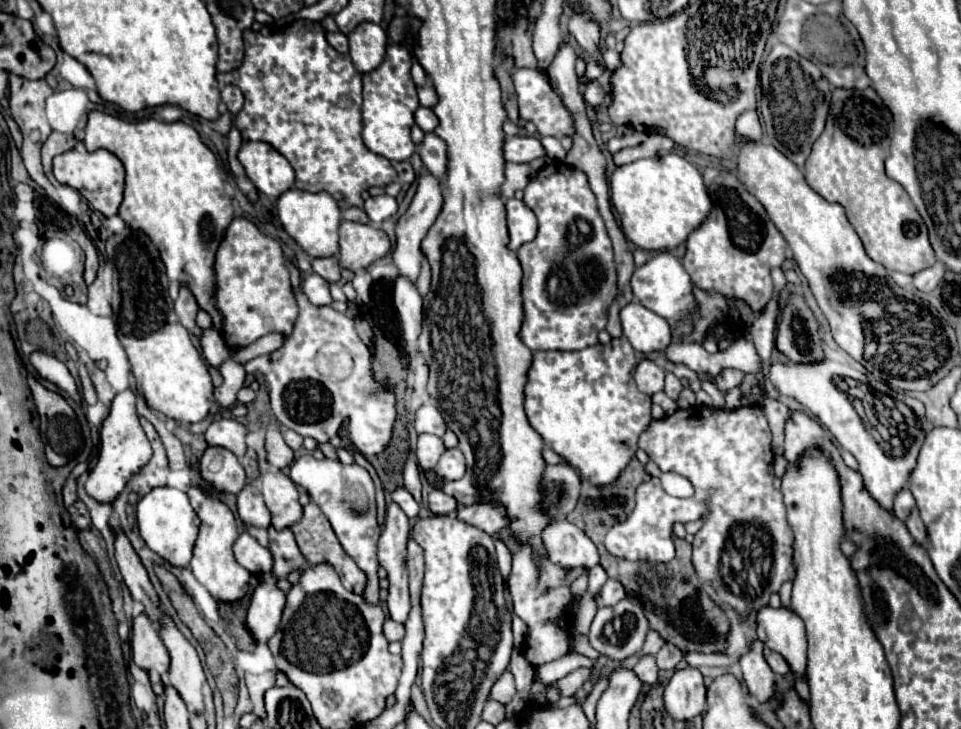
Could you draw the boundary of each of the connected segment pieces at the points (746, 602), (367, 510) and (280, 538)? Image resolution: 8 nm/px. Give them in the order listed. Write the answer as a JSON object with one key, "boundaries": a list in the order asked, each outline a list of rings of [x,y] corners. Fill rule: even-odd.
{"boundaries":[[[[699,405],[677,409],[669,417],[657,421],[653,419],[641,433],[637,445],[649,455],[651,461],[657,463],[661,471],[687,477],[693,483],[695,493],[687,499],[679,499],[667,495],[659,479],[641,483],[637,487],[637,503],[633,513],[627,517],[627,521],[615,523],[609,529],[605,549],[613,557],[629,561],[667,563],[673,559],[673,523],[687,523],[705,515],[703,527],[693,539],[693,567],[697,575],[711,581],[721,605],[727,605],[743,619],[749,613],[769,605],[769,595],[779,591],[785,581],[791,581],[795,577],[795,569],[793,531],[787,523],[783,495],[773,485],[773,471],[769,469],[773,461],[771,429],[763,409],[751,405],[733,411]],[[731,525],[745,525],[747,529],[757,527],[753,539],[739,539],[739,553],[727,553],[727,535]]],[[[303,455],[291,465],[289,477],[295,485],[301,485],[303,489],[307,489],[311,501],[315,501],[321,507],[339,543],[343,545],[345,553],[367,575],[367,587],[363,591],[363,599],[369,605],[377,605],[379,603],[379,579],[377,579],[379,525],[377,525],[377,511],[375,511],[375,485],[371,475],[357,463],[343,465],[341,461],[331,461],[331,459],[317,461],[313,455]]],[[[269,527],[271,553],[273,553],[273,569],[275,577],[287,577],[291,571],[299,571],[307,567],[307,559],[297,547],[297,541],[289,529],[277,533],[277,529]]]]}

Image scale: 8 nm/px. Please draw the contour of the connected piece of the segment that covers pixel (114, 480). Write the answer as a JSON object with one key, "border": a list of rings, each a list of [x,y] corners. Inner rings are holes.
{"border":[[[131,389],[117,393],[115,399],[111,401],[109,415],[101,427],[99,459],[85,481],[85,491],[99,503],[113,503],[117,499],[117,495],[125,489],[129,479],[149,463],[151,455],[153,455],[151,443],[149,443],[145,431],[139,423],[139,417],[137,417],[135,393]]]}

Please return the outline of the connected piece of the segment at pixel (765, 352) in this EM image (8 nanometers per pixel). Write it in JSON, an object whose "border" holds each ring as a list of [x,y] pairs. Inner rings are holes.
{"border":[[[771,299],[767,303],[767,309],[753,321],[749,333],[753,337],[753,343],[757,347],[757,353],[761,357],[761,363],[769,361],[773,351],[773,337],[775,337],[775,319],[777,319],[777,301]]]}

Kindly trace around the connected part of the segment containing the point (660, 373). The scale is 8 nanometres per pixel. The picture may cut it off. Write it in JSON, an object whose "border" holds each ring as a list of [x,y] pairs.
{"border":[[[643,359],[635,369],[635,383],[639,391],[647,395],[663,391],[663,379],[665,379],[665,371],[649,359]]]}

